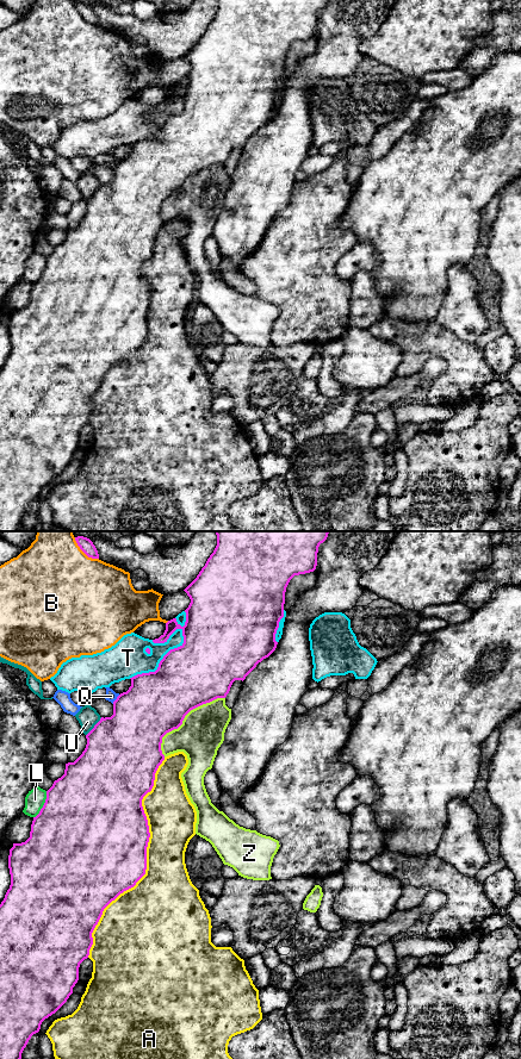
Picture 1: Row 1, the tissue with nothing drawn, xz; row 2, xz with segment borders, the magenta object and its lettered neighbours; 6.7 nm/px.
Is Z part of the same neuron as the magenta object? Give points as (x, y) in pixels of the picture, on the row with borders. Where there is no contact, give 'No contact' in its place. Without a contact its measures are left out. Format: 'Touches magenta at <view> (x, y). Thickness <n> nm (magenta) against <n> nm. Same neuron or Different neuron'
Touches magenta at xz (183, 720). Thickness 420 nm (magenta) against 300 nm. Different neuron

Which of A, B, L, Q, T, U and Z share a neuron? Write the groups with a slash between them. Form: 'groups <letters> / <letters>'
groups A / B / L / Q Z / T / U

